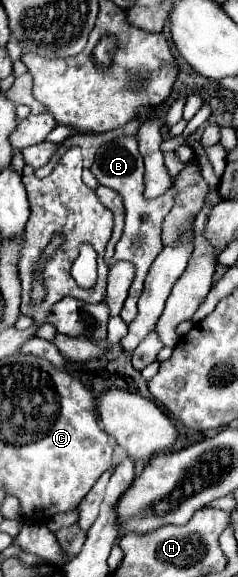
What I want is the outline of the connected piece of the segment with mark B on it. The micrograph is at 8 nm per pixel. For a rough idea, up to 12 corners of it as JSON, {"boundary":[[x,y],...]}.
{"boundary":[[136,138],[104,146],[90,170],[124,198],[126,226],[110,262],[136,266],[122,320],[132,322],[154,258],[170,186],[144,198]]}

